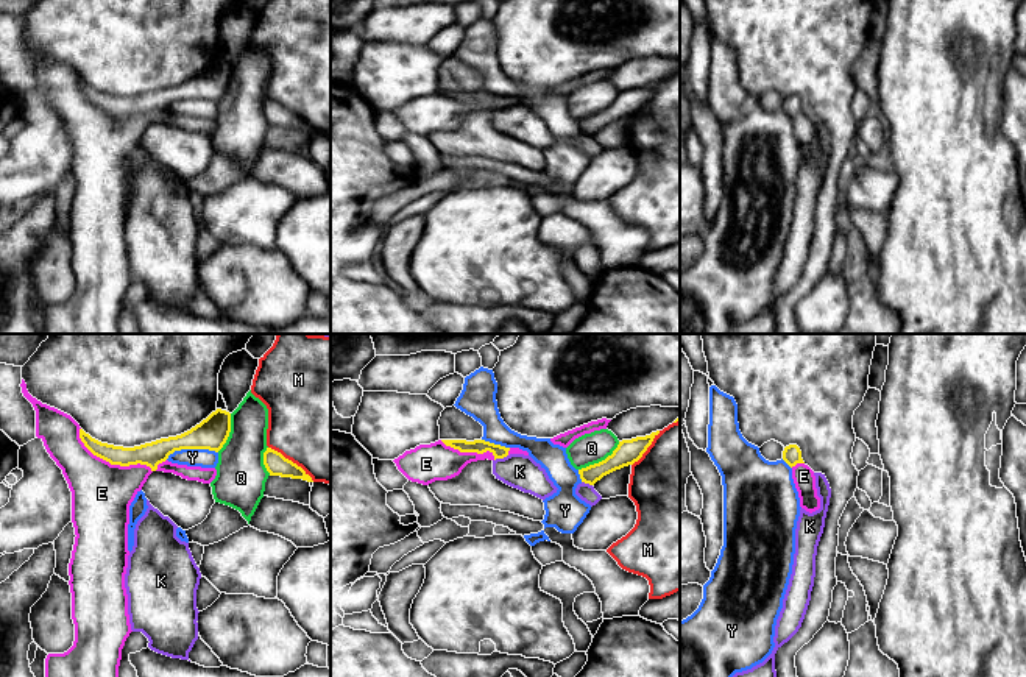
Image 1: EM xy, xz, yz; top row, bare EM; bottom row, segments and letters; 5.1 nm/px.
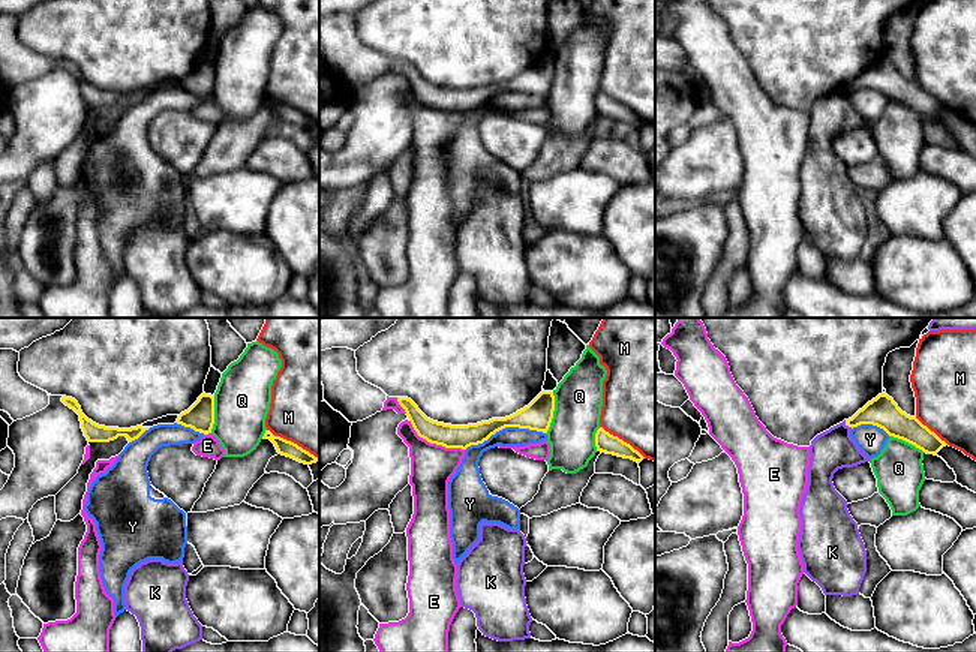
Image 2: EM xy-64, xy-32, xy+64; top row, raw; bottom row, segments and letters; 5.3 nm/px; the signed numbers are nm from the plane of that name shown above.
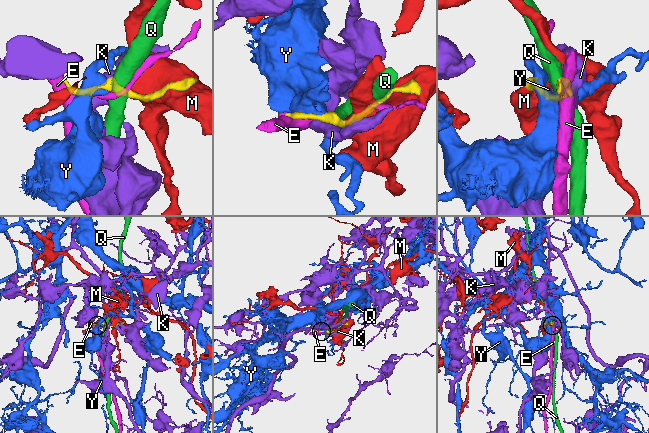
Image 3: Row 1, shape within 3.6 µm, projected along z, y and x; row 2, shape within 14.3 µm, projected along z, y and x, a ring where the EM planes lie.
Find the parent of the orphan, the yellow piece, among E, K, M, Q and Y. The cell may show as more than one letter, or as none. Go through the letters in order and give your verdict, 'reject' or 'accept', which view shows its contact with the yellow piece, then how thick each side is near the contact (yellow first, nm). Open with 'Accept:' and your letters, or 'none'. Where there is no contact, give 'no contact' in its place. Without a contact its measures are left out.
Accept: E
E: accept | xy | 120/320 nm
K: reject | xz | 70/180 nm
M: reject | xy | 110/500 nm
Q: reject | xz | 130/160 nm
Y: reject | xy | 160/100 nm

